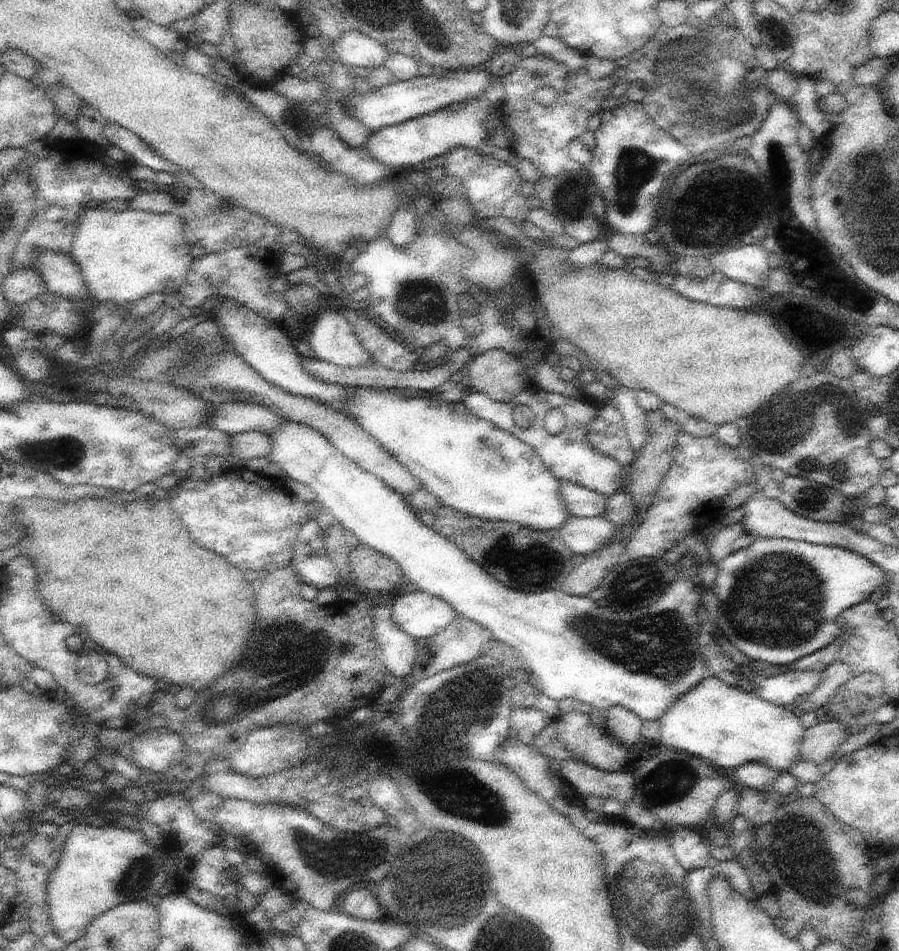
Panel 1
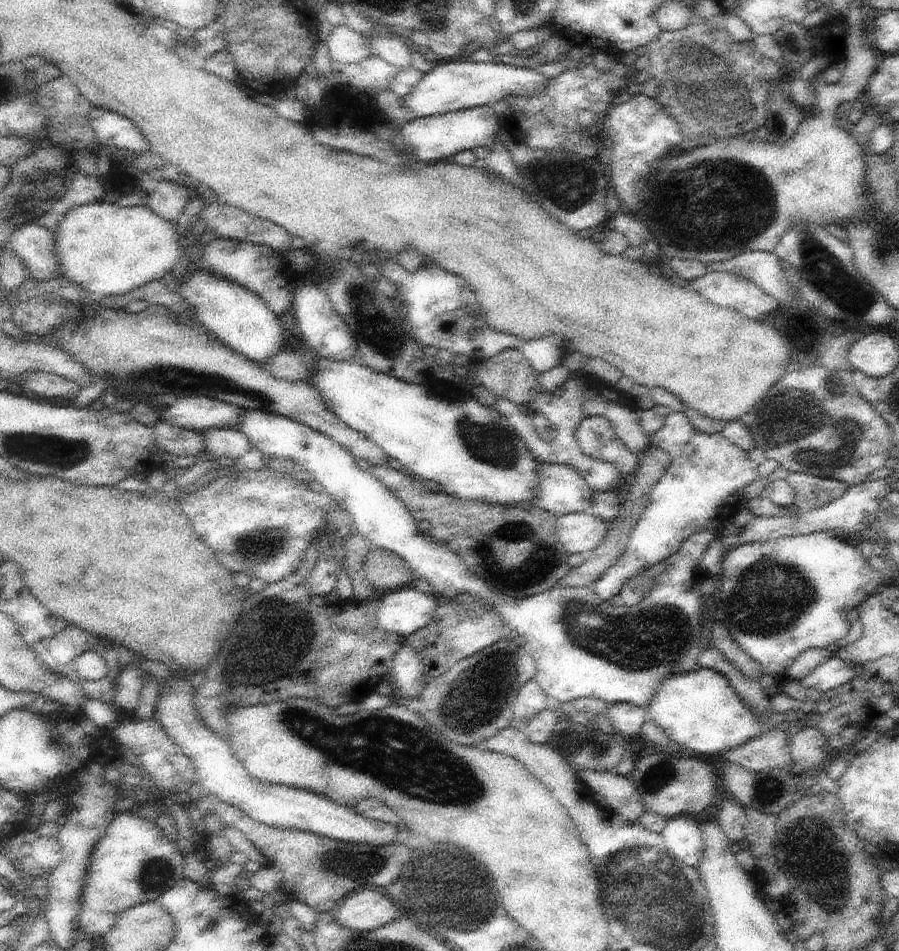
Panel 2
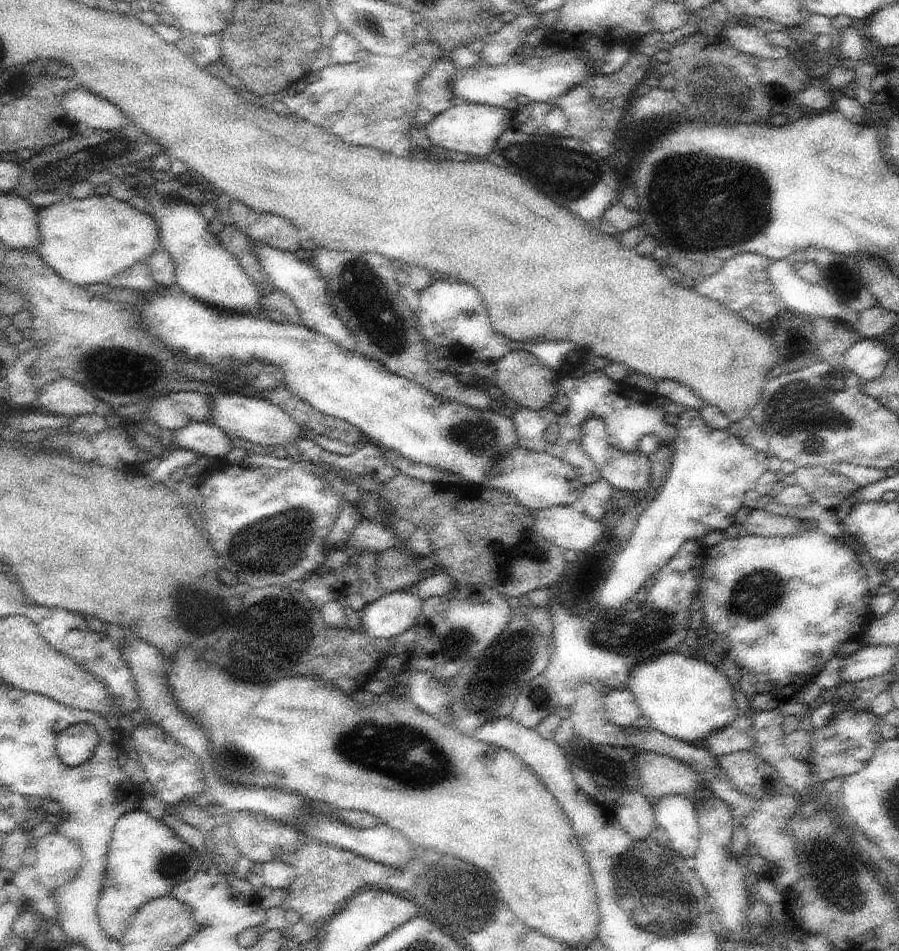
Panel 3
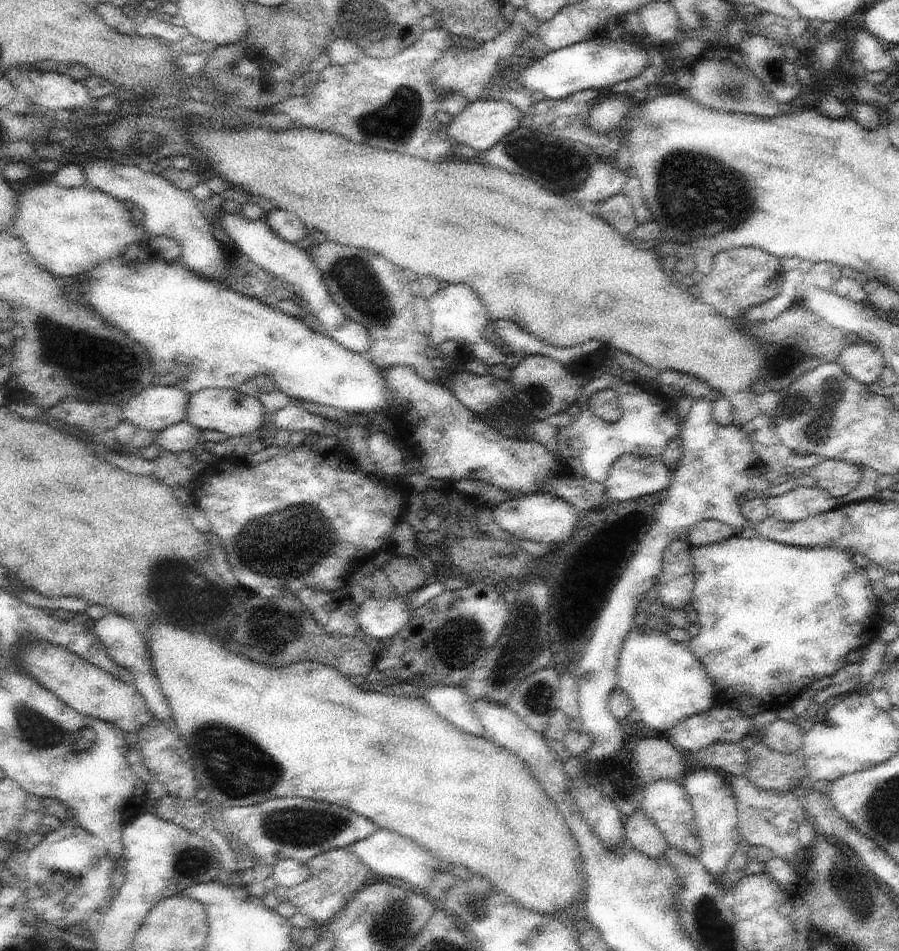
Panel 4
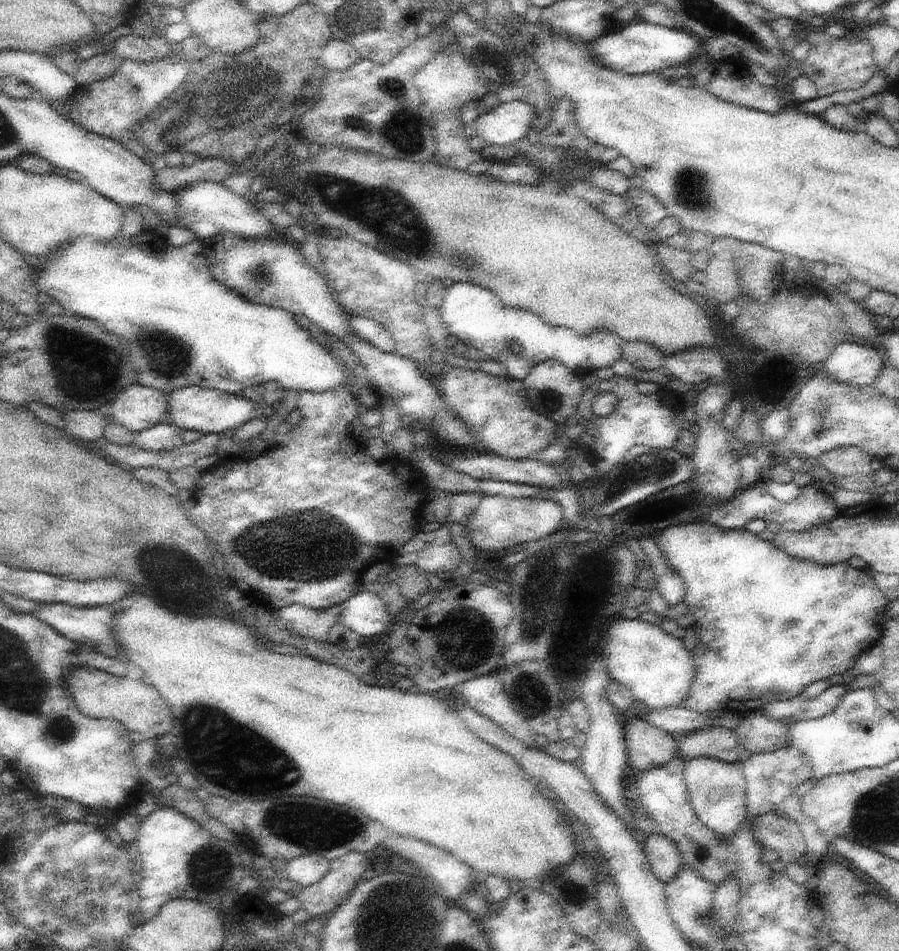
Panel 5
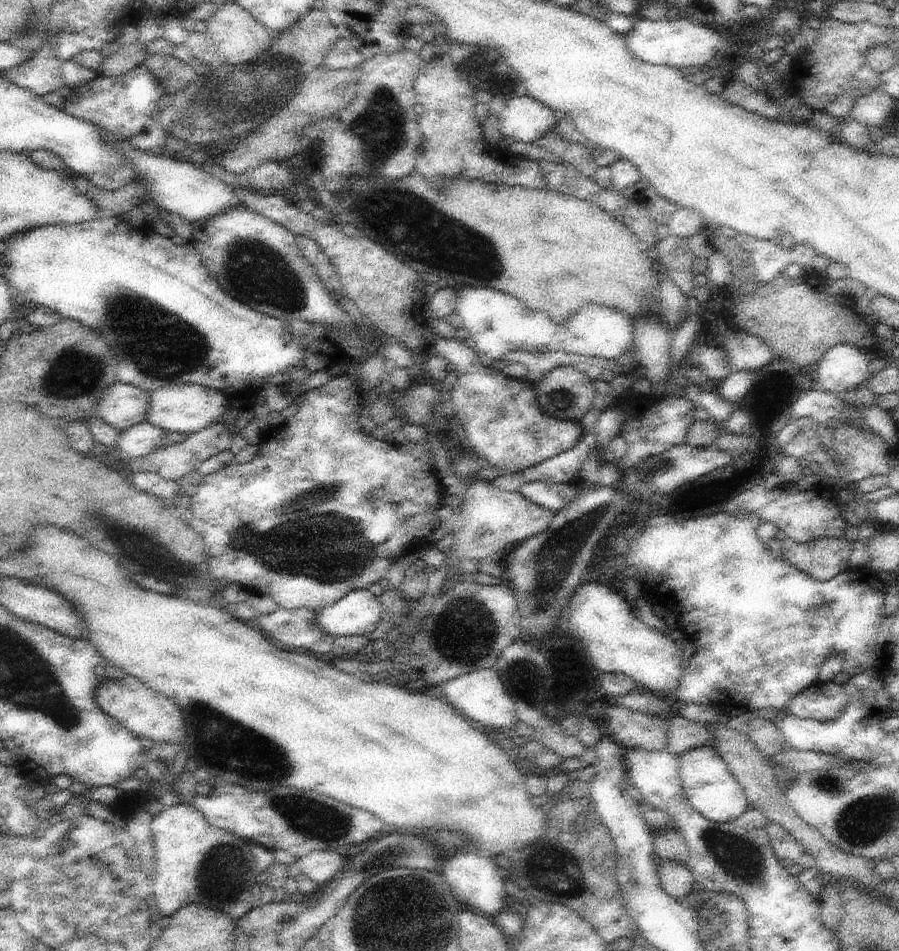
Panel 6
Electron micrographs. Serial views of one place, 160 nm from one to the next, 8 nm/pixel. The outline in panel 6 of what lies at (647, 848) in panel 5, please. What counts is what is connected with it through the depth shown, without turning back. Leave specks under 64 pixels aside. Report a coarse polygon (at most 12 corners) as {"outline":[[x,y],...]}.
{"outline":[[659,860],[662,888],[678,902],[697,886],[678,861]]}

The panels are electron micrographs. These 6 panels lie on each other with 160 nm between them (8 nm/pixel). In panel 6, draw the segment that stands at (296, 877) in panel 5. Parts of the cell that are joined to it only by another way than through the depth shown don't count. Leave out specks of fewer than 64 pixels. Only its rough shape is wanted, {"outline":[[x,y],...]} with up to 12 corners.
{"outline":[[335,850],[312,851],[300,862],[302,876],[320,886],[345,866]]}

